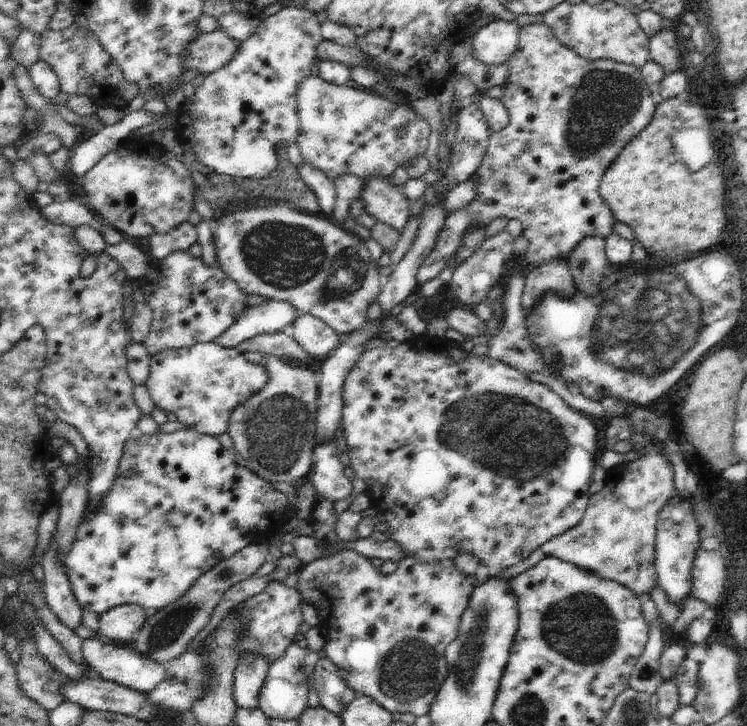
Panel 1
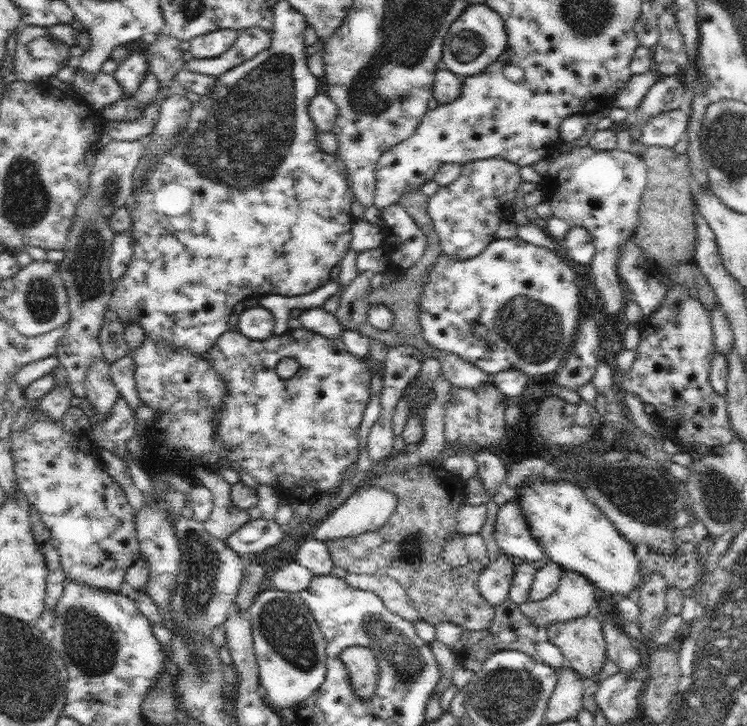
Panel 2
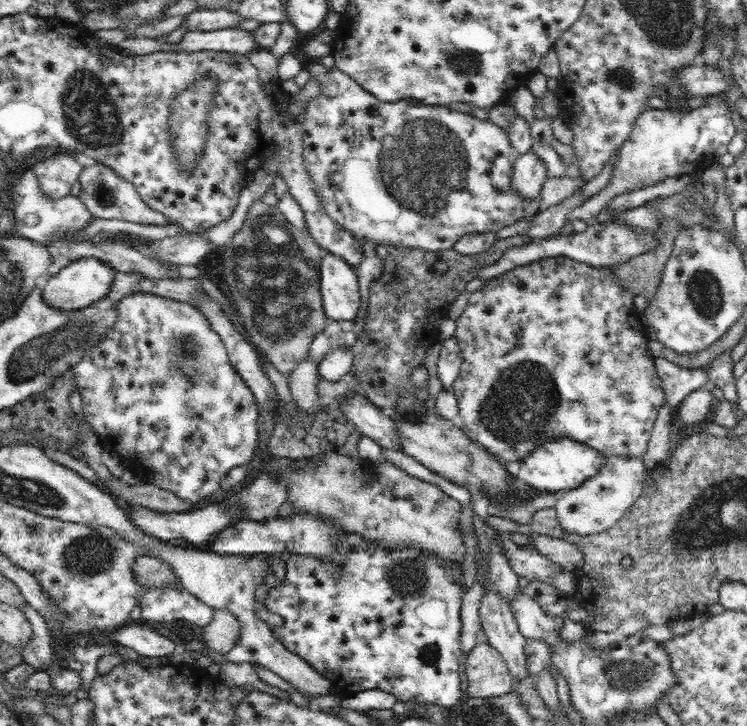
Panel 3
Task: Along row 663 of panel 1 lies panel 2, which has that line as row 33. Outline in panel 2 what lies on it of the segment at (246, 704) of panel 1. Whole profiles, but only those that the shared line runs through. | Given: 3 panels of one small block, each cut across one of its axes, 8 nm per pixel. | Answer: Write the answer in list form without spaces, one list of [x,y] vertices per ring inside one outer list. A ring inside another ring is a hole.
[[[247,28],[237,34],[235,44],[223,52],[217,58],[185,58],[185,70],[205,76],[221,76],[223,72],[229,72],[231,68],[237,68],[243,62],[253,60],[259,52],[265,52],[271,46],[271,34],[263,28]]]

